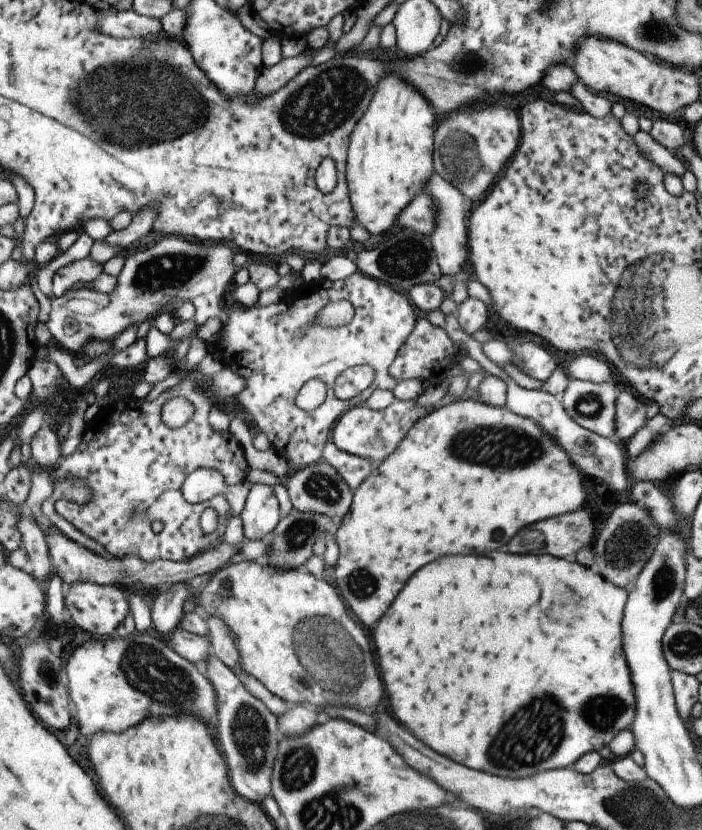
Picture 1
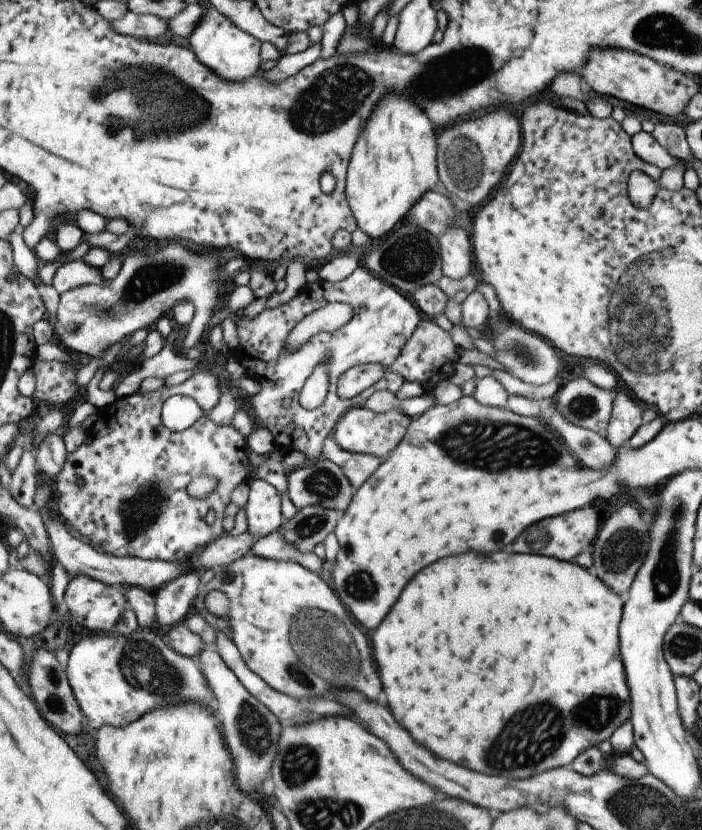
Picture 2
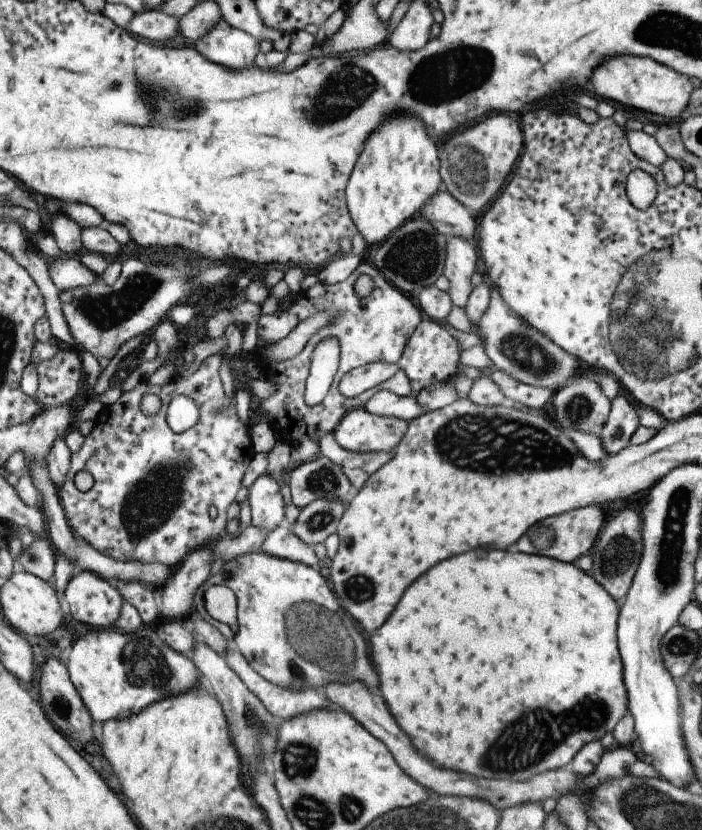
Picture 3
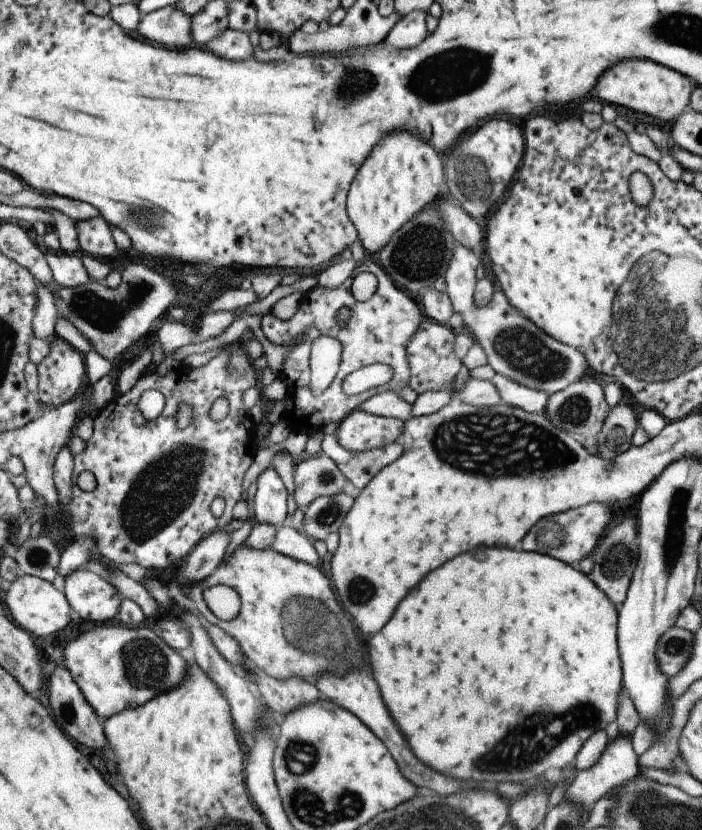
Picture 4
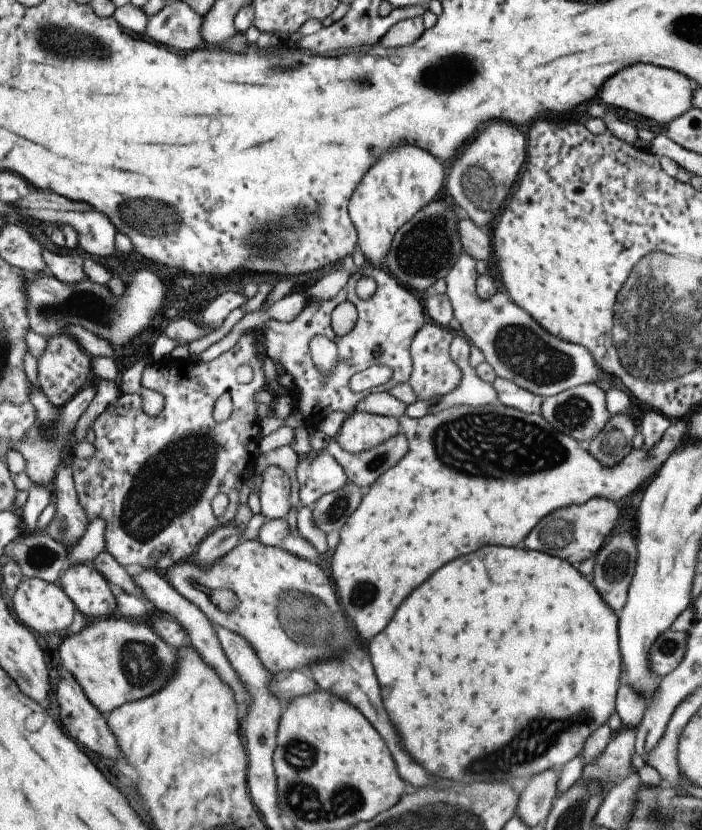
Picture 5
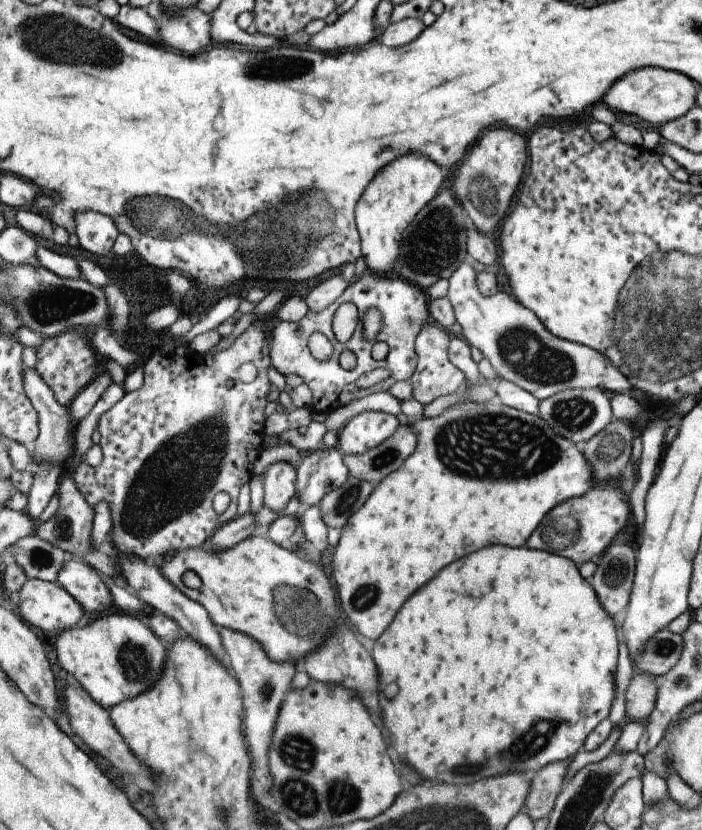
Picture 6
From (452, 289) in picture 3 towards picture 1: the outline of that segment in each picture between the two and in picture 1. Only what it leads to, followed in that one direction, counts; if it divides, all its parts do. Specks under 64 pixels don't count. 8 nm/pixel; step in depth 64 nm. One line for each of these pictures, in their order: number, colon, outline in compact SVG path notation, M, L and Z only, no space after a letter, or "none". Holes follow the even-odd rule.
1: M435 174L433 180L429 180L425 192L429 192L439 204L439 220L437 220L439 226L437 226L437 232L433 234L433 246L437 250L443 276L461 278L461 272L467 260L471 260L471 240L469 240L469 228L467 228L467 216L465 216L467 196L457 186L453 186L449 180L445 180L441 174Z
2: M453 228L451 232L439 236L441 240L441 256L443 256L443 272L453 280L461 280L471 274L475 244L471 234L465 228Z

